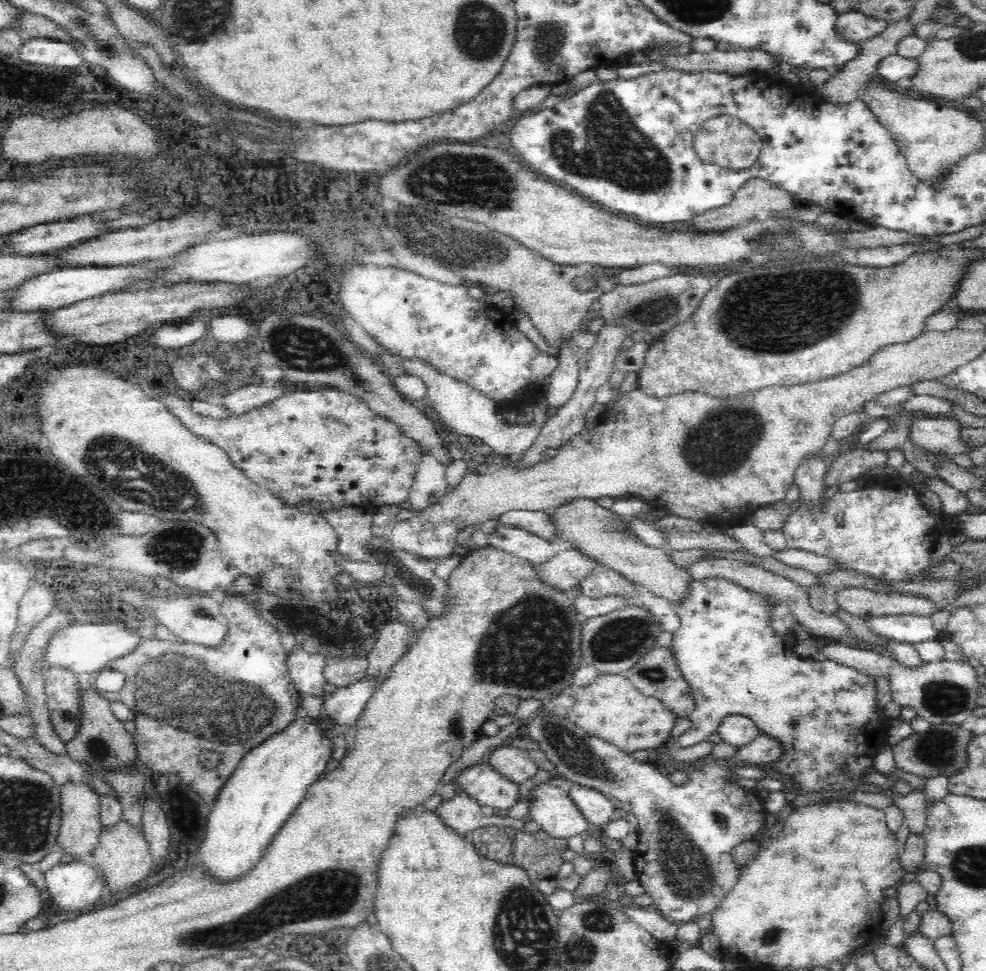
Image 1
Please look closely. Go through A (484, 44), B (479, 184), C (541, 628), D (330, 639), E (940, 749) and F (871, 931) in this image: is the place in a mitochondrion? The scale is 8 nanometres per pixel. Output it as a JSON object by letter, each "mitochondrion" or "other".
{"A":"mitochondrion","B":"mitochondrion","C":"mitochondrion","D":"other","E":"mitochondrion","F":"other"}

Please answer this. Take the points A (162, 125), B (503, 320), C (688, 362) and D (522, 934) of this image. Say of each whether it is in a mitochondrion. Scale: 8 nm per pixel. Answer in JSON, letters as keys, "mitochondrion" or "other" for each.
{"A":"other","B":"other","C":"other","D":"mitochondrion"}

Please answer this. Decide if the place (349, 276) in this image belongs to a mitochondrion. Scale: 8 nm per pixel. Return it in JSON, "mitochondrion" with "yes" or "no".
{"mitochondrion":"no"}

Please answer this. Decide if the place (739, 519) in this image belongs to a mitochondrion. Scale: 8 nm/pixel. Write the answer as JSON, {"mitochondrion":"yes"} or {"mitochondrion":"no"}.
{"mitochondrion":"no"}

